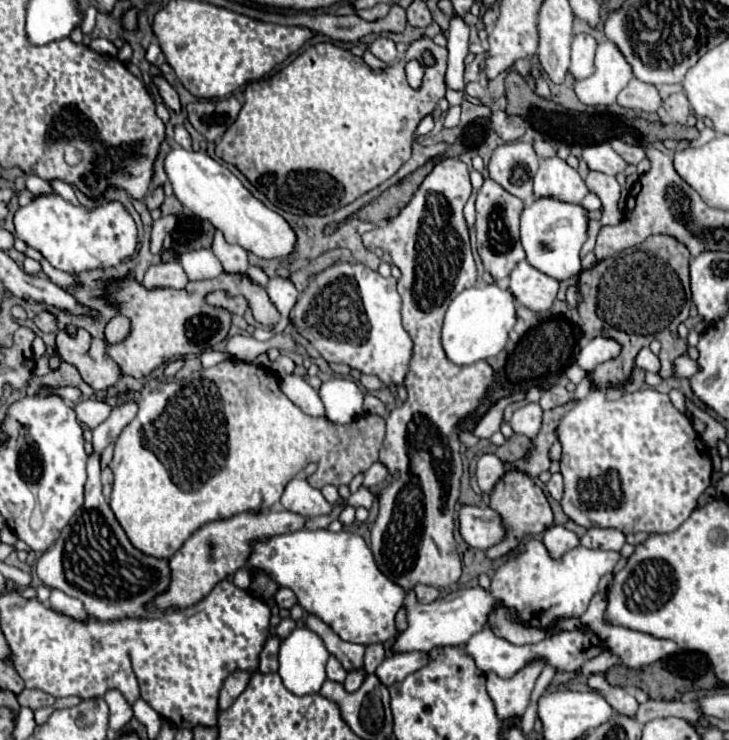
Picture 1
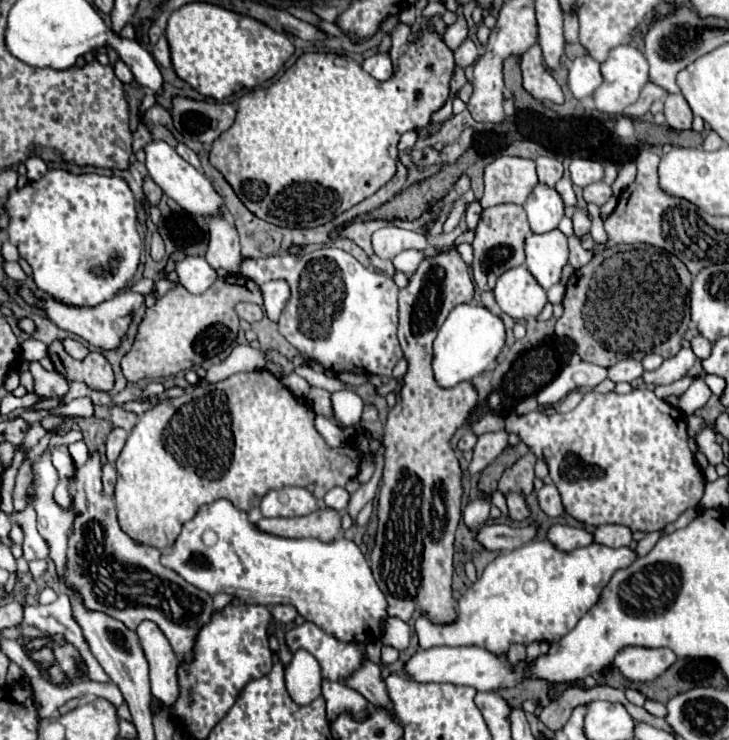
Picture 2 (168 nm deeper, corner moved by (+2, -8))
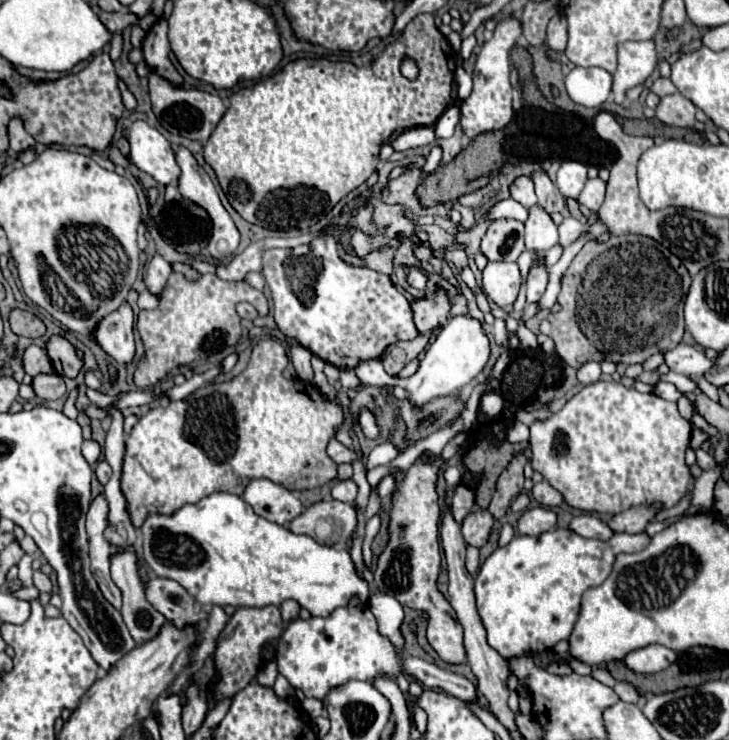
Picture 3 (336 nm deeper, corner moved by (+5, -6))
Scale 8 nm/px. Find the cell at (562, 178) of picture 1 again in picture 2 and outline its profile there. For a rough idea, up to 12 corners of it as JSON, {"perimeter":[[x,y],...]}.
{"perimeter":[[540,183],[524,209],[538,235],[564,217],[562,197]]}

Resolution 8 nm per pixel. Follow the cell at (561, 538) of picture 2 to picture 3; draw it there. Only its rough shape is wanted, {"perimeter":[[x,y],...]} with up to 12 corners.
{"perimeter":[[579,515],[569,531],[587,539],[613,537],[613,531],[593,515]]}

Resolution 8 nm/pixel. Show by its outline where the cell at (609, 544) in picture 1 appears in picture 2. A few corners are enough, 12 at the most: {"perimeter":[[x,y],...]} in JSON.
{"perimeter":[[600,525],[594,541],[620,547],[630,545],[632,529],[626,525]]}

